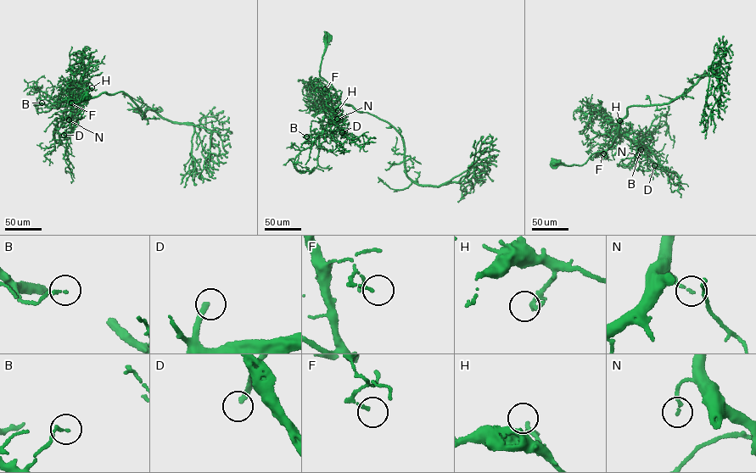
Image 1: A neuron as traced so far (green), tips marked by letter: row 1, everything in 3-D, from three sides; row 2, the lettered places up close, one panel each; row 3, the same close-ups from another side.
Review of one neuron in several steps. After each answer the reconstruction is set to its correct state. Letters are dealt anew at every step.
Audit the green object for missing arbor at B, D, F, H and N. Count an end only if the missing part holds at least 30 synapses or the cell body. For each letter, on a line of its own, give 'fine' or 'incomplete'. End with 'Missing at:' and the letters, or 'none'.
B: fine
D: incomplete
F: fine
H: fine
N: fine
Missing at: D

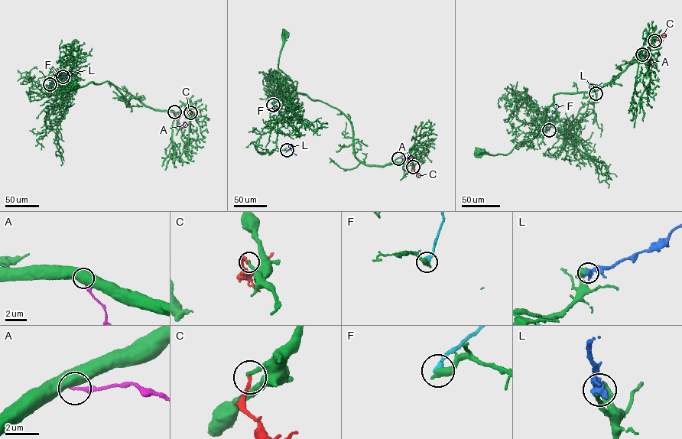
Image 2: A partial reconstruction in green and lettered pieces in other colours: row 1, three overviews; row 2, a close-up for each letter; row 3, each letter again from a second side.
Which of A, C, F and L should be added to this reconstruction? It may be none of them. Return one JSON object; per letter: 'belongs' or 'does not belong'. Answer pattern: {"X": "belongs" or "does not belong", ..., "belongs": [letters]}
{"A": "does not belong", "C": "does not belong", "F": "does not belong", "L": "does not belong", "belongs": []}

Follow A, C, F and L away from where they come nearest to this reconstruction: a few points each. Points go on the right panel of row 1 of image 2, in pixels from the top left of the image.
A: (642, 54), (649, 57), (651, 66), (650, 56)
C: (654, 40), (660, 35), (665, 37)
F: (549, 130), (550, 115), (555, 112), (556, 104)
L: (595, 93), (593, 88), (602, 82)

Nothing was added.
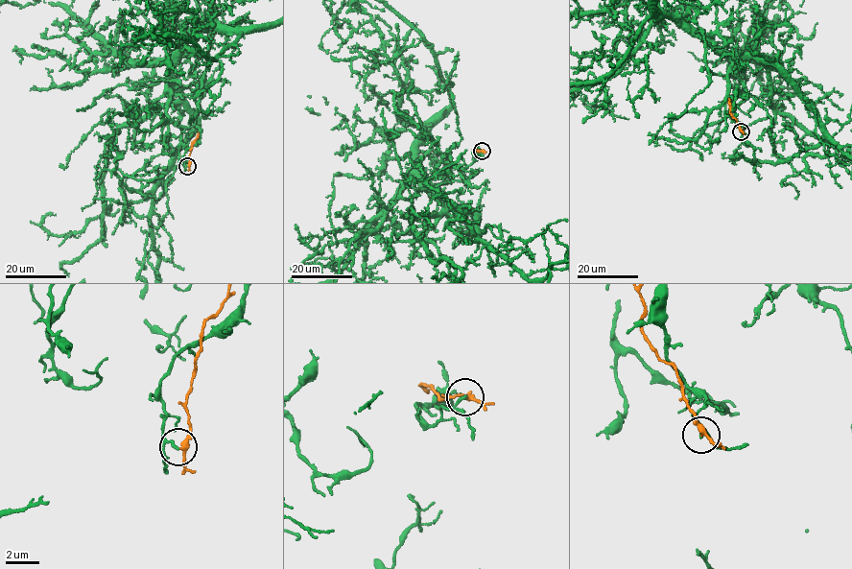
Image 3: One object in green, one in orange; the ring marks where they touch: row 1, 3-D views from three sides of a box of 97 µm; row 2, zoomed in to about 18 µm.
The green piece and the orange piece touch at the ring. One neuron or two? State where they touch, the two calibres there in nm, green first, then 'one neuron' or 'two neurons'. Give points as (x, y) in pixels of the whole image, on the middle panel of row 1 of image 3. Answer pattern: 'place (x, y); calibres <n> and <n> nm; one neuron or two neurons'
place (482, 151); calibres 170 and 240 nm; two neurons

